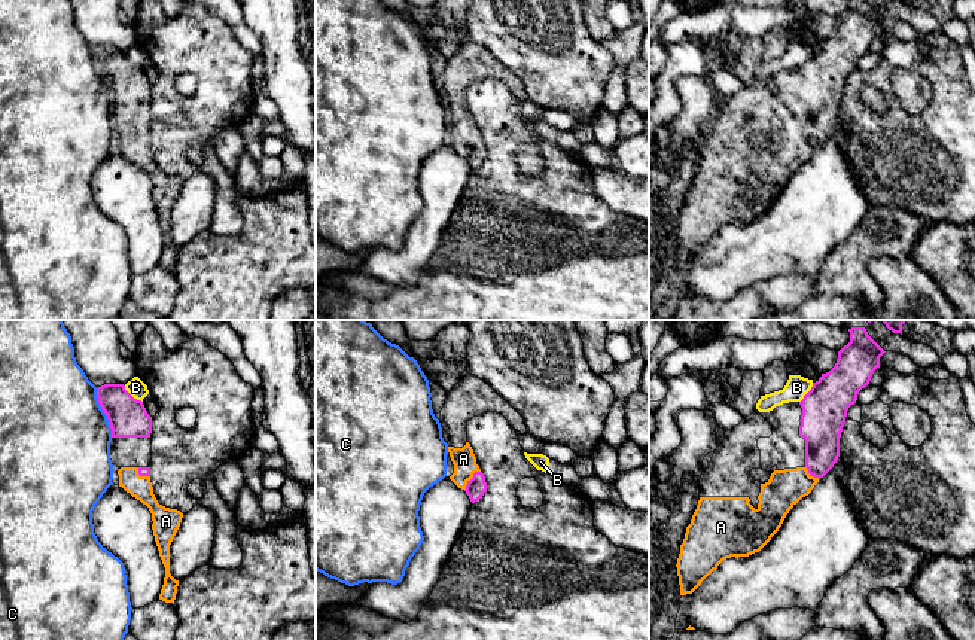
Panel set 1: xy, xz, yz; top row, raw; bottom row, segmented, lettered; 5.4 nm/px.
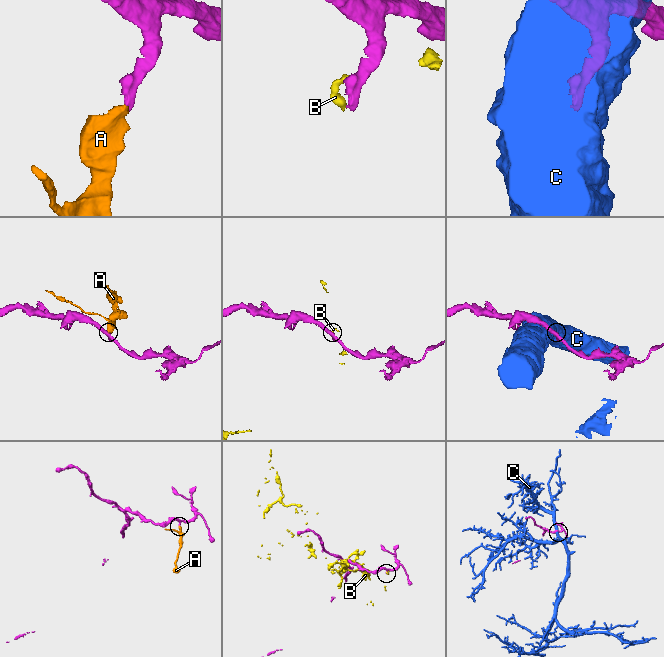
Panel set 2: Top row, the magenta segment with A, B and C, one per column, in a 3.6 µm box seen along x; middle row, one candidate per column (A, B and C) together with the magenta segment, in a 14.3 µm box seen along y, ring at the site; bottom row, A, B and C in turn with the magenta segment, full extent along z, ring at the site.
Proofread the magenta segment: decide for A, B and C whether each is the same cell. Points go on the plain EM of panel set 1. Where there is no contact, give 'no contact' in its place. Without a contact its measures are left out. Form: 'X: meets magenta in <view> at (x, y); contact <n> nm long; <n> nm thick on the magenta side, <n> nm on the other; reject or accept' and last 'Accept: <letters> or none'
A: meets magenta in xz at (471, 146); contact 140 nm long; 110 nm thick on the magenta side, 130 nm on the other; accept
B: meets magenta in xy at (131, 63); contact 140 nm long; 200 nm thick on the magenta side, 100 nm on the other; reject
C: meets magenta in xy at (104, 79); contact 280 nm long; 200 nm thick on the magenta side, 500 nm on the other; reject
Accept: A

